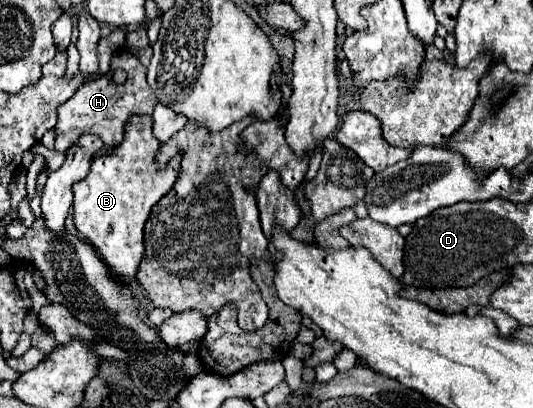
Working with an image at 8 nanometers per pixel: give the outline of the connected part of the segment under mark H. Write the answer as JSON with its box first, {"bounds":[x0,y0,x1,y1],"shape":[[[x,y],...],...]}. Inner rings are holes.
{"bounds":[55,49,157,151],"shape":[[[127,49],[117,51],[111,59],[111,71],[107,75],[83,83],[75,91],[75,95],[59,107],[59,119],[55,125],[55,151],[65,151],[67,145],[71,145],[71,141],[75,141],[75,137],[79,137],[81,131],[91,131],[97,137],[107,139],[109,147],[119,145],[119,141],[123,141],[123,127],[125,127],[127,119],[133,113],[149,115],[153,111],[153,107],[157,105],[157,97],[151,91],[151,87],[147,85],[145,75],[147,75],[147,69],[139,63],[137,57],[133,57]],[[115,69],[123,69],[127,73],[127,81],[123,85],[115,85],[111,81]]]}

